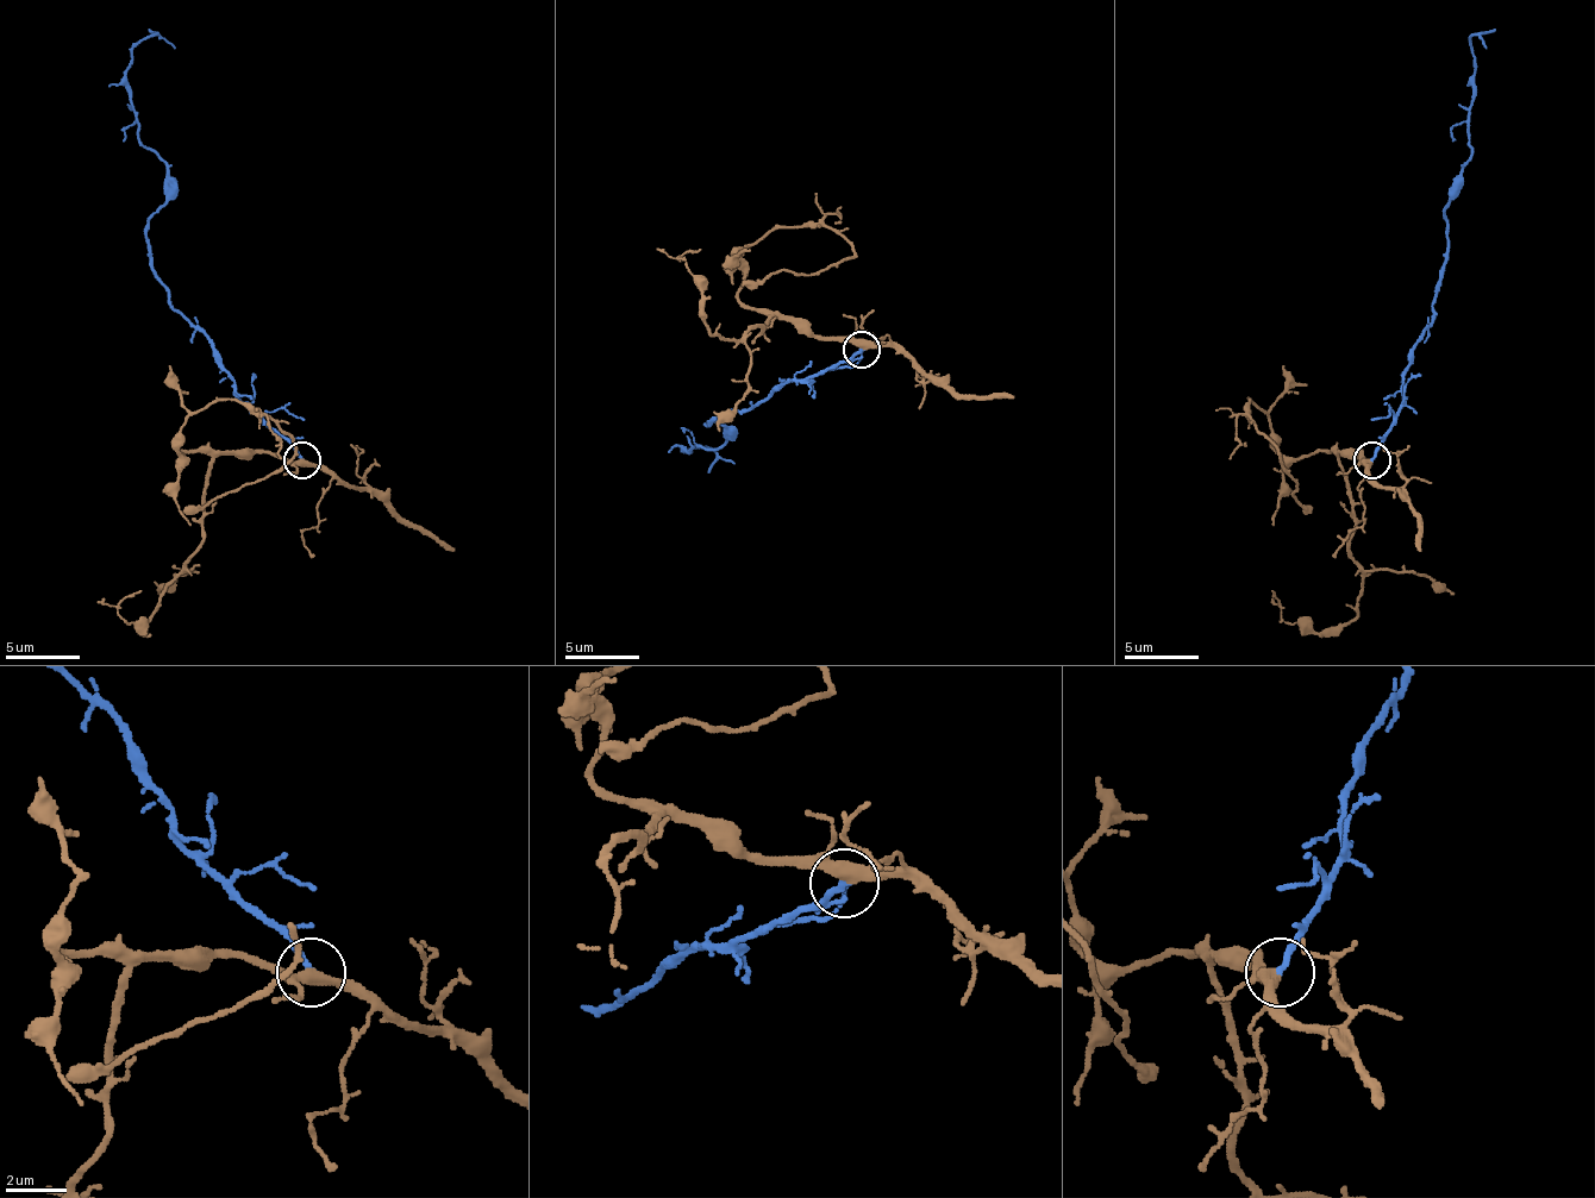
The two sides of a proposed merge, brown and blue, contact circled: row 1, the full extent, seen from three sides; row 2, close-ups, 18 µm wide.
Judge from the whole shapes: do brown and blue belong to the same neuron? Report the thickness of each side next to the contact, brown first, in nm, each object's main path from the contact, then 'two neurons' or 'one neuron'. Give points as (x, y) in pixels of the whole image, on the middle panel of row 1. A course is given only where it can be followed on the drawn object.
320/200 nm | brown via (861, 349), (808, 337), (737, 296), (740, 248), (775, 230), (834, 230), (852, 256), (740, 286) | blue via (861, 349), (749, 408), (726, 412), (707, 422), (726, 427), (726, 441), (685, 452), (707, 449), (733, 464) | one neuron

